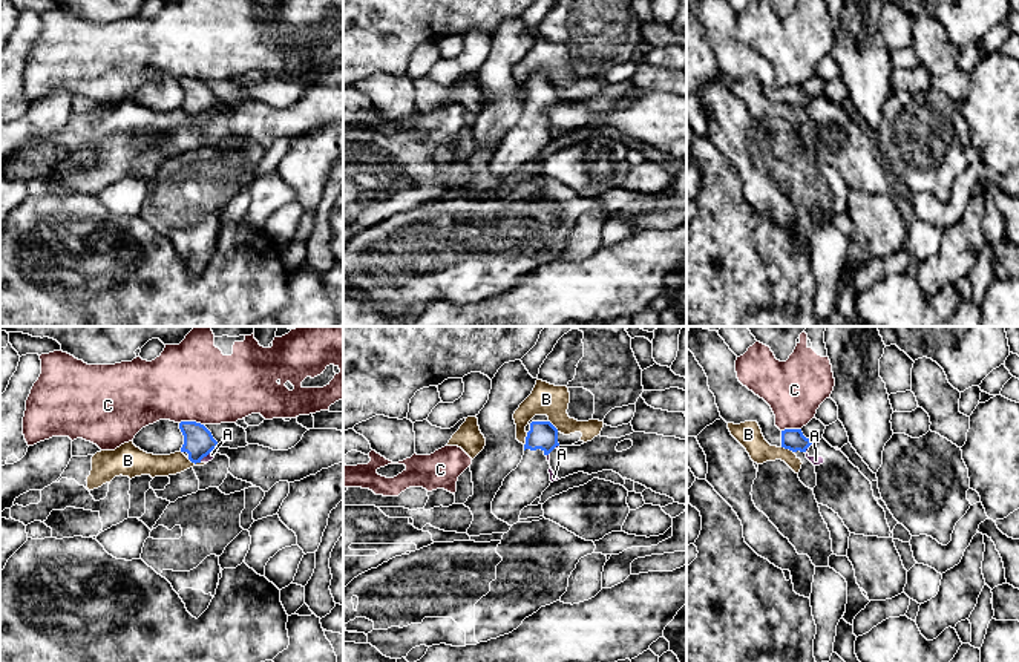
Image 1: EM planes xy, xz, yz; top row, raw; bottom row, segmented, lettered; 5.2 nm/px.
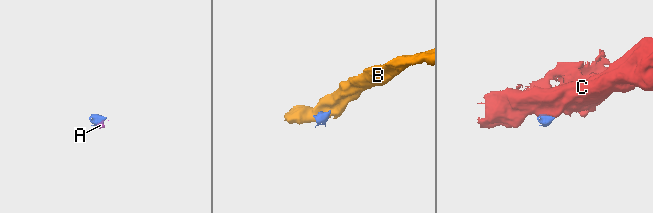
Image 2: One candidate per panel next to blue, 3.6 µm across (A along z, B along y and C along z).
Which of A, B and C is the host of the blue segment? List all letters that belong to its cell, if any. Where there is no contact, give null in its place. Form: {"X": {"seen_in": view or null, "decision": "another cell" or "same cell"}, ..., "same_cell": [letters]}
{"A": {"seen_in": "yz", "decision": "another cell"}, "B": {"seen_in": "xy", "decision": "another cell"}, "C": {"seen_in": "xy", "decision": "another cell"}, "same_cell": []}

